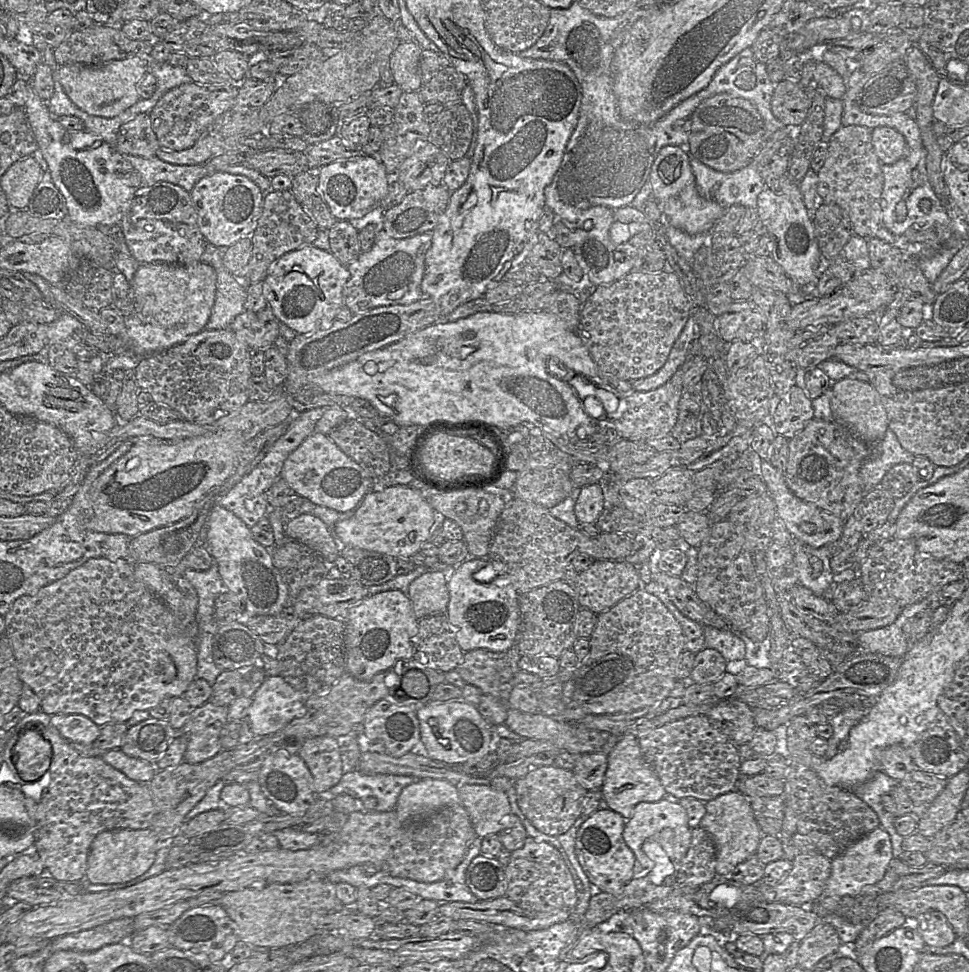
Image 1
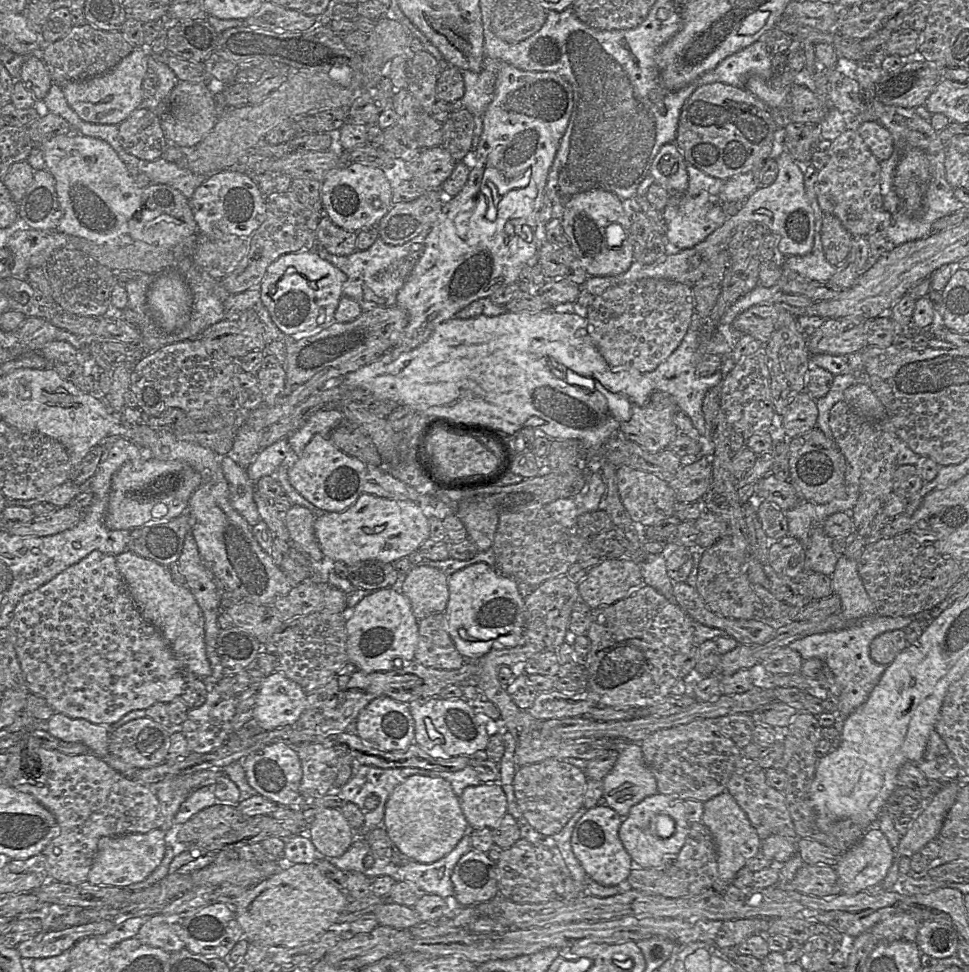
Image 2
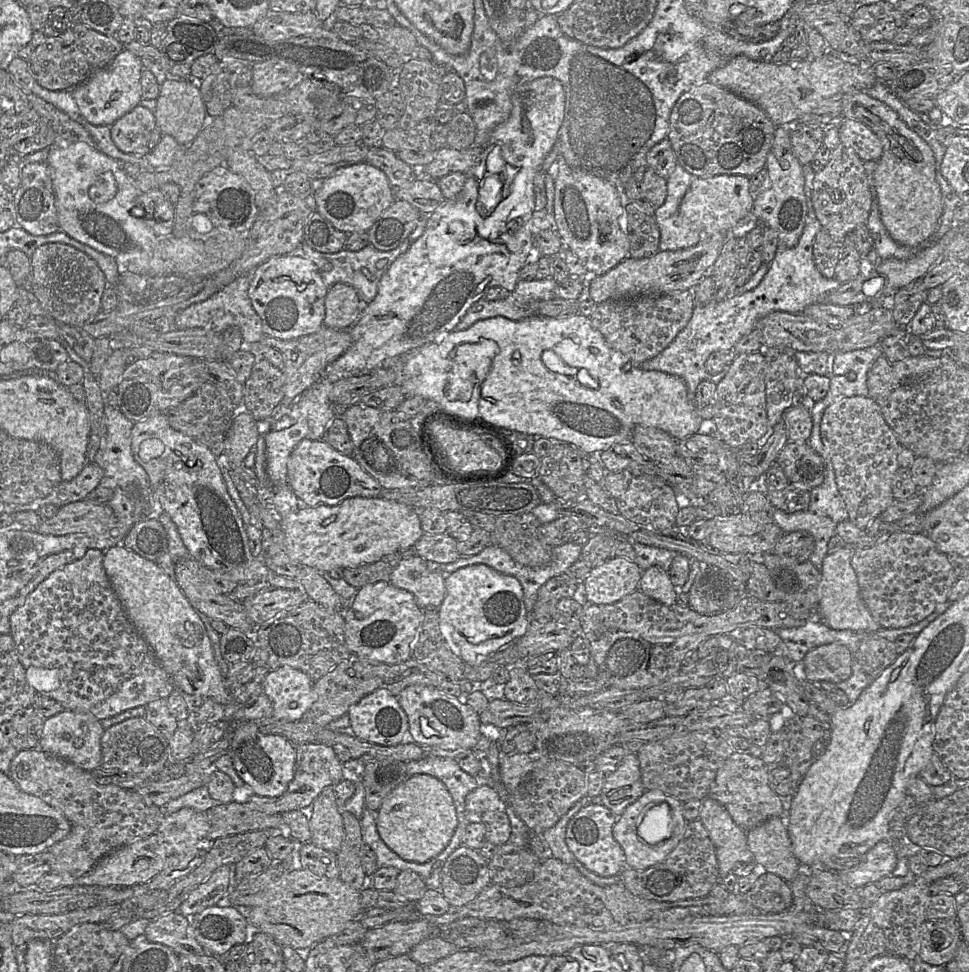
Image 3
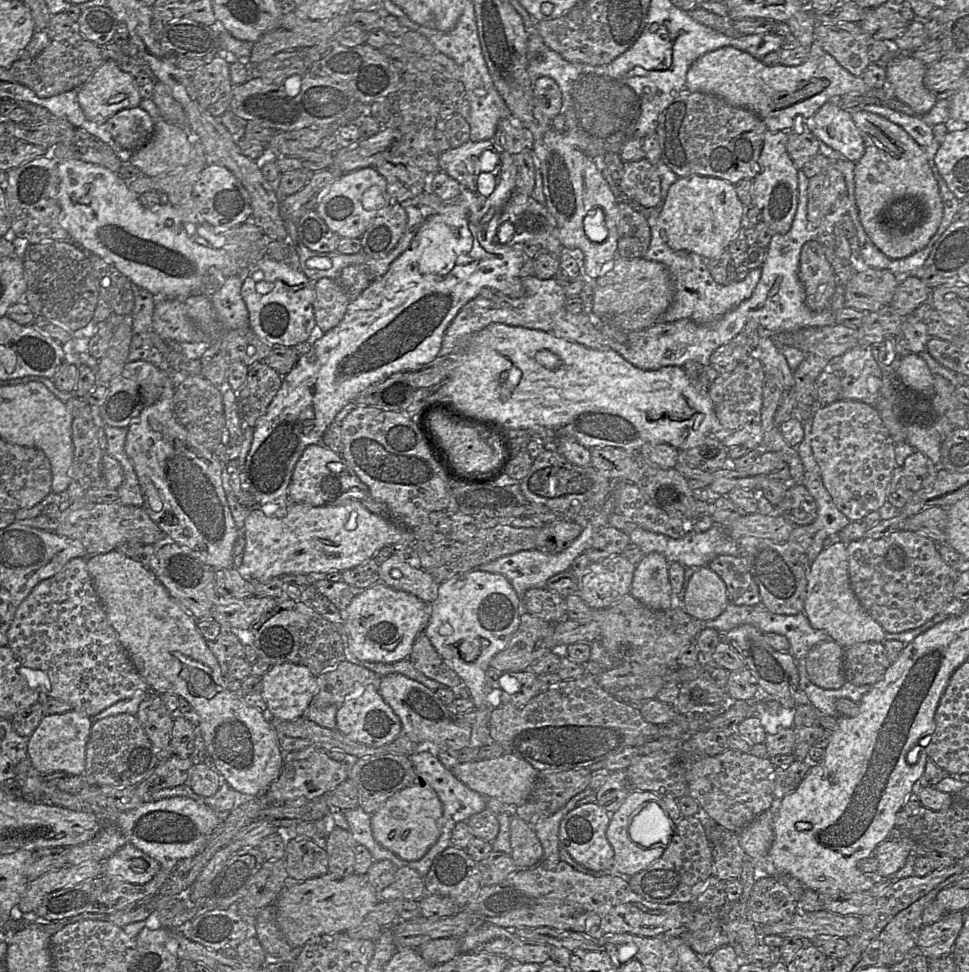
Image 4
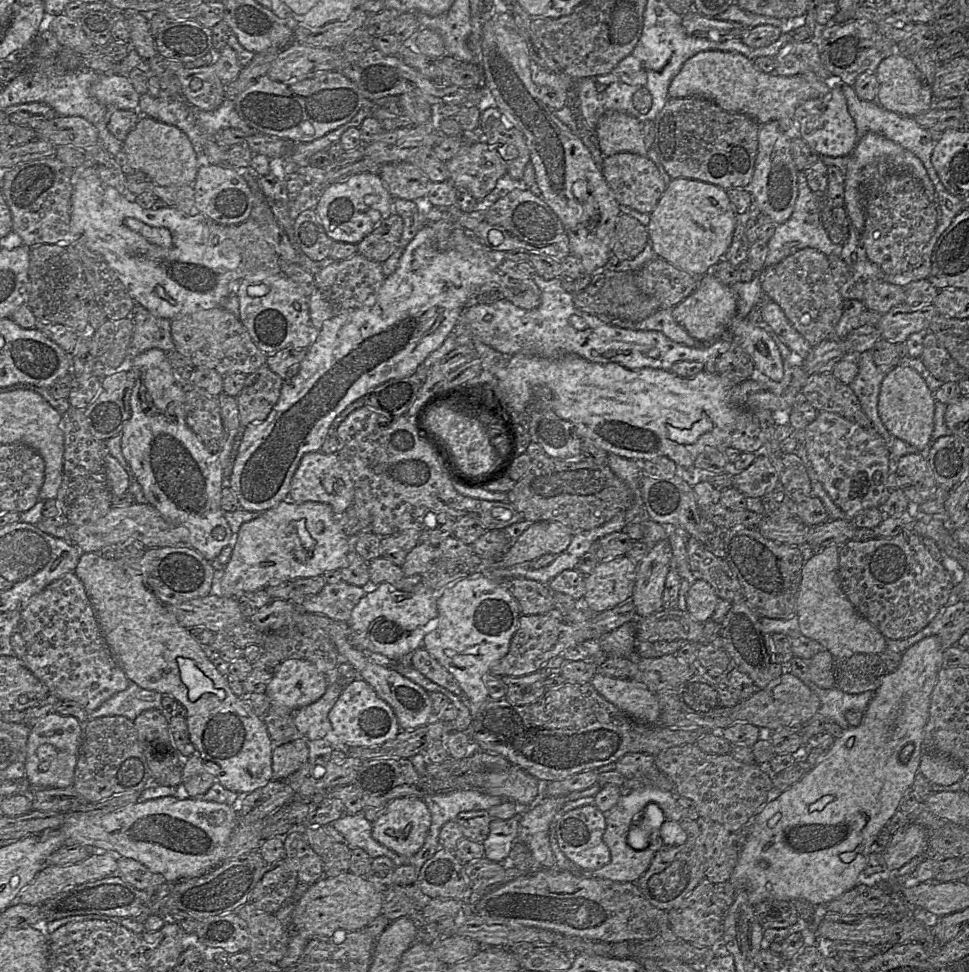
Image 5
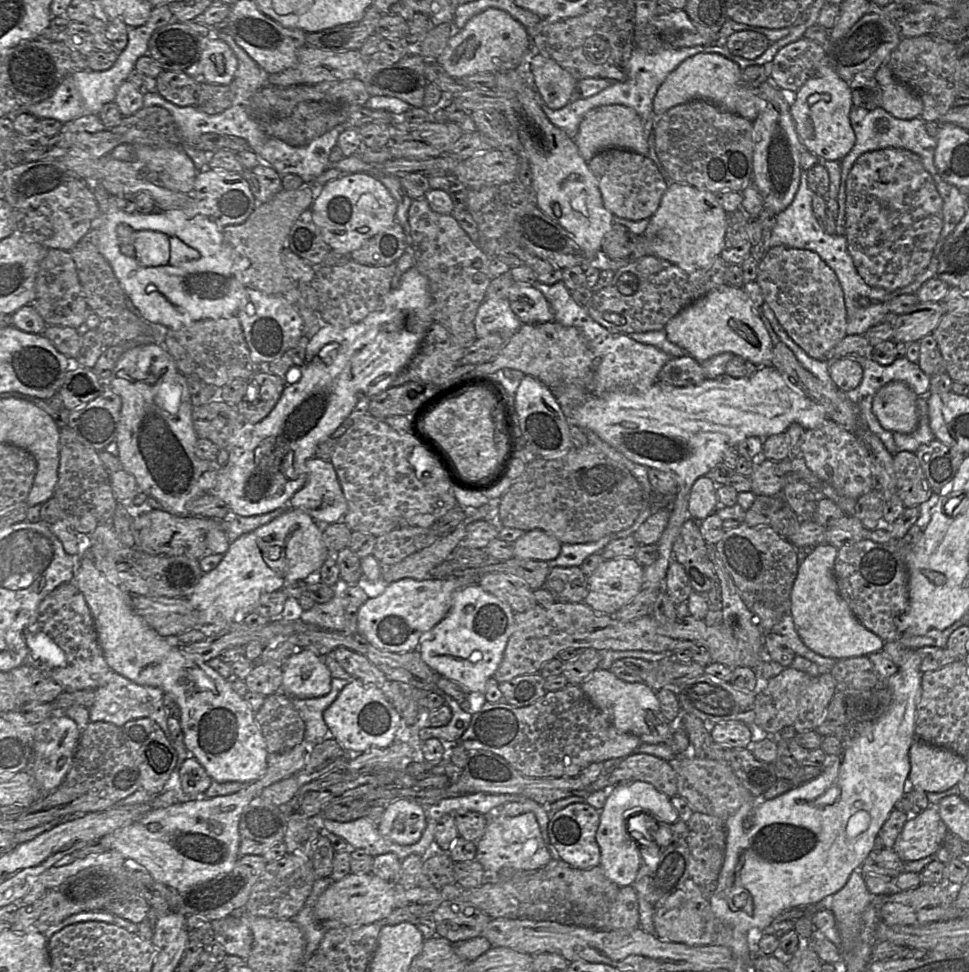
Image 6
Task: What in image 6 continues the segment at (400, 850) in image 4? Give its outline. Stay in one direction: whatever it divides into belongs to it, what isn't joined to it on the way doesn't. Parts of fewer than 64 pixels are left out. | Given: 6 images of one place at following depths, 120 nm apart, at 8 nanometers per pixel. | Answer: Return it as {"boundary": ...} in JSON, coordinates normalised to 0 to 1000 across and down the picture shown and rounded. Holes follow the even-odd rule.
{"boundary":[[[411,822],[397,829],[394,845],[389,852],[395,861],[405,866],[412,869],[424,869],[432,865],[440,849],[439,830],[425,823]]]}

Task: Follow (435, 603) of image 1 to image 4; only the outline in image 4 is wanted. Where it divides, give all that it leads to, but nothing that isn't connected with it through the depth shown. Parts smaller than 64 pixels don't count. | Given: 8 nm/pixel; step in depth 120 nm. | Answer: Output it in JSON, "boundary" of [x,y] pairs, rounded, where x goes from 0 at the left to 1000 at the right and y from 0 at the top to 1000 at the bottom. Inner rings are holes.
{"boundary":[[[405,571],[391,581],[391,598],[421,609],[444,622],[452,611],[452,603],[441,586],[428,583]]]}

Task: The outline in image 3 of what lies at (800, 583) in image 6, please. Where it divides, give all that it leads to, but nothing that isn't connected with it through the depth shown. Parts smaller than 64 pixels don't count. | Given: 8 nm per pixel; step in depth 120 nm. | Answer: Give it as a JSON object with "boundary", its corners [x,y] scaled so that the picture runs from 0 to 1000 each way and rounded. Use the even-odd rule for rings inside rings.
{"boundary":[[[872,560],[866,566],[854,569],[846,585],[847,597],[844,603],[844,621],[847,638],[863,648],[880,648],[901,651],[909,646],[893,623],[879,582],[880,562]]]}

